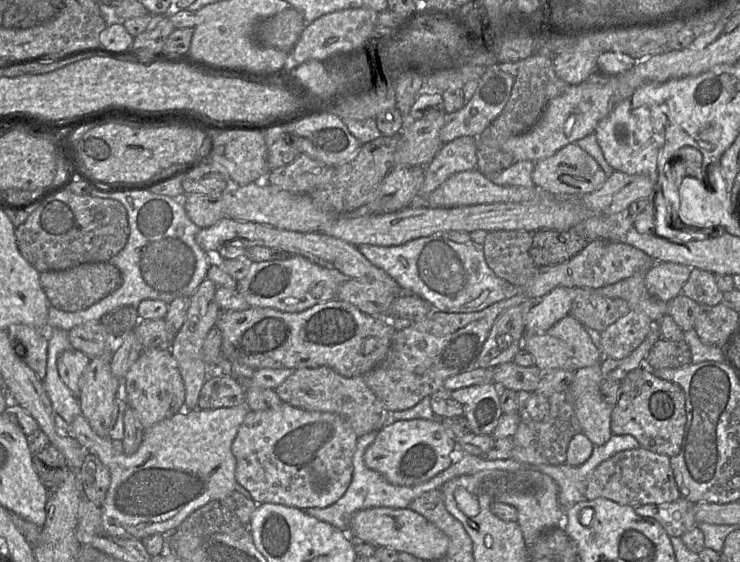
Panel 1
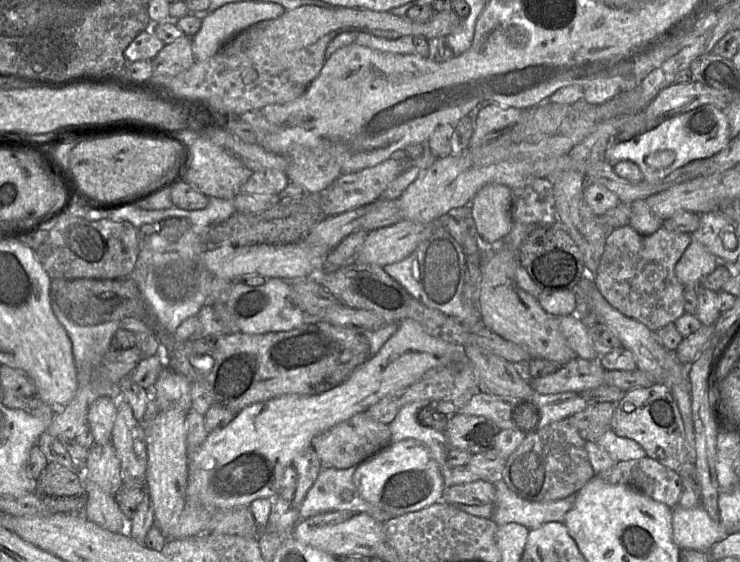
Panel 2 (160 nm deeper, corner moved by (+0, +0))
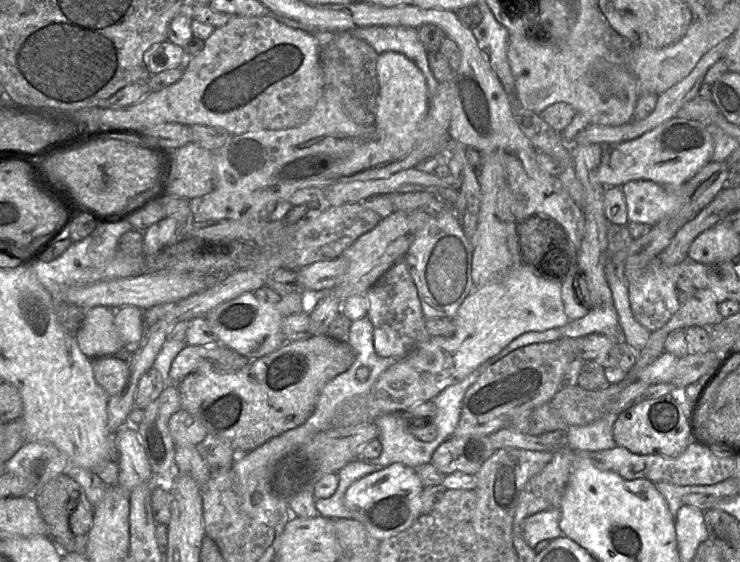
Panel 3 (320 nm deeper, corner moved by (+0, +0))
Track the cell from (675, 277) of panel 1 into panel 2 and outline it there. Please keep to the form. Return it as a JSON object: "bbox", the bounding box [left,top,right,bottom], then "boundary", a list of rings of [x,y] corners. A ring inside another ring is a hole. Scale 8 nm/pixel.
{"bbox":[675,241,720,287],"boundary":[[[692,241],[675,266],[675,275],[686,287],[699,285],[700,281],[713,272],[720,260],[704,245]]]}

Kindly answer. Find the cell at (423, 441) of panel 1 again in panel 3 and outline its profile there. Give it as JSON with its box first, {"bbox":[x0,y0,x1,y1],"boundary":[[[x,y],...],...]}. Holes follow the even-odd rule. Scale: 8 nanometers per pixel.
{"bbox":[345,463,424,541],"boundary":[[[394,463],[353,482],[346,492],[345,504],[353,518],[362,522],[374,538],[383,541],[416,521],[421,514],[424,489],[414,468]]]}

